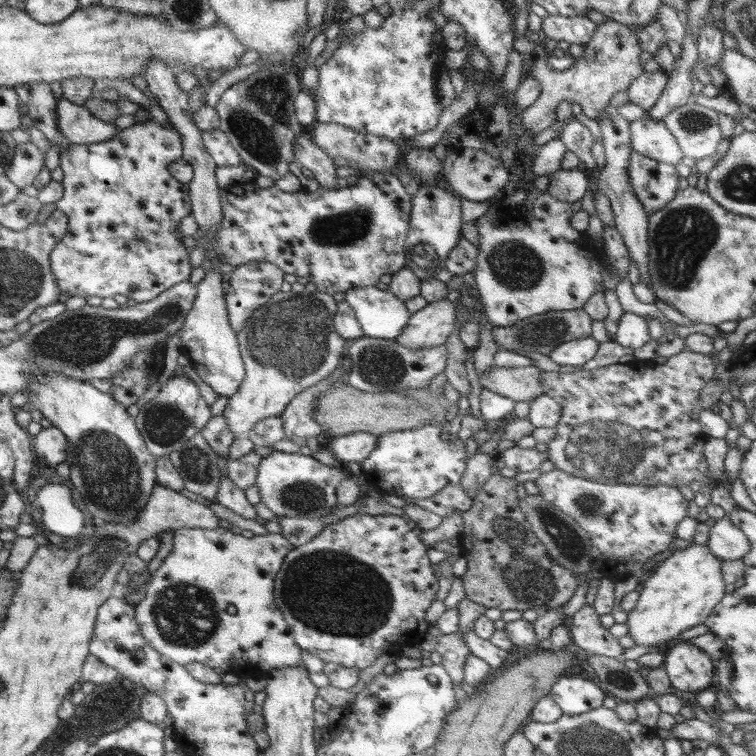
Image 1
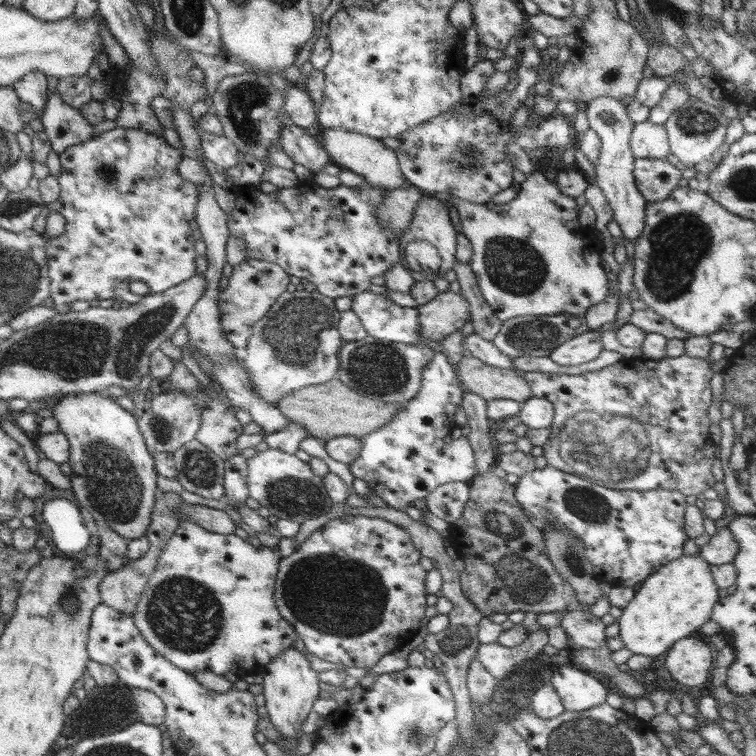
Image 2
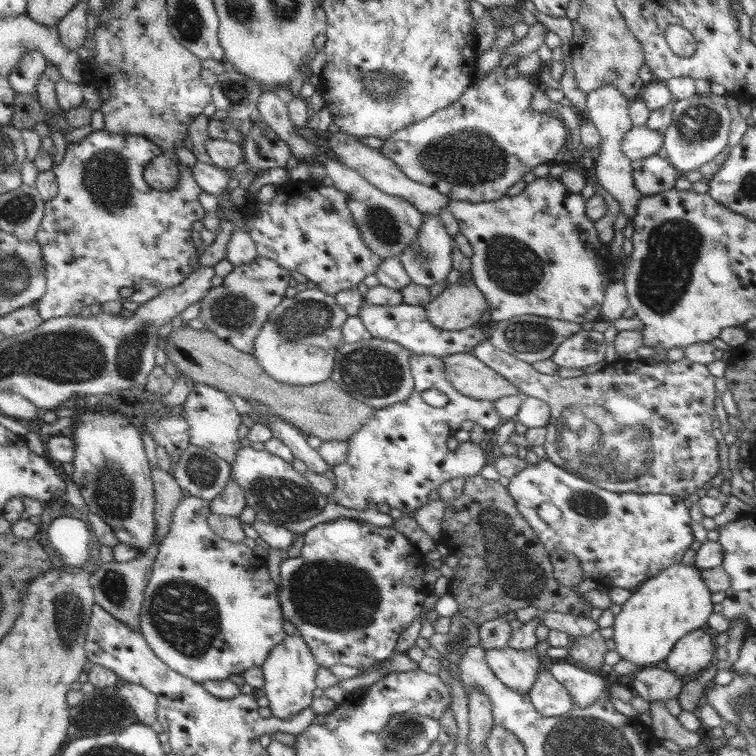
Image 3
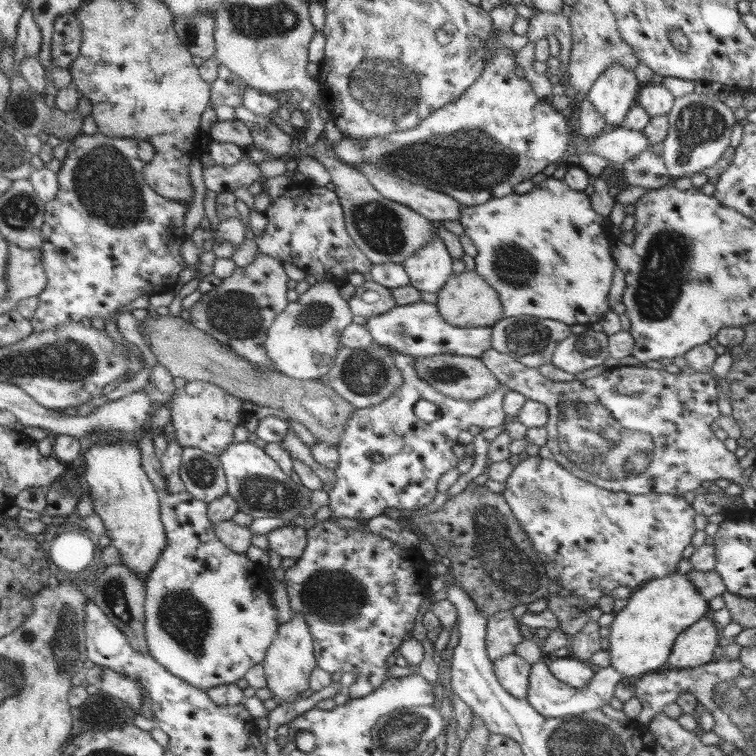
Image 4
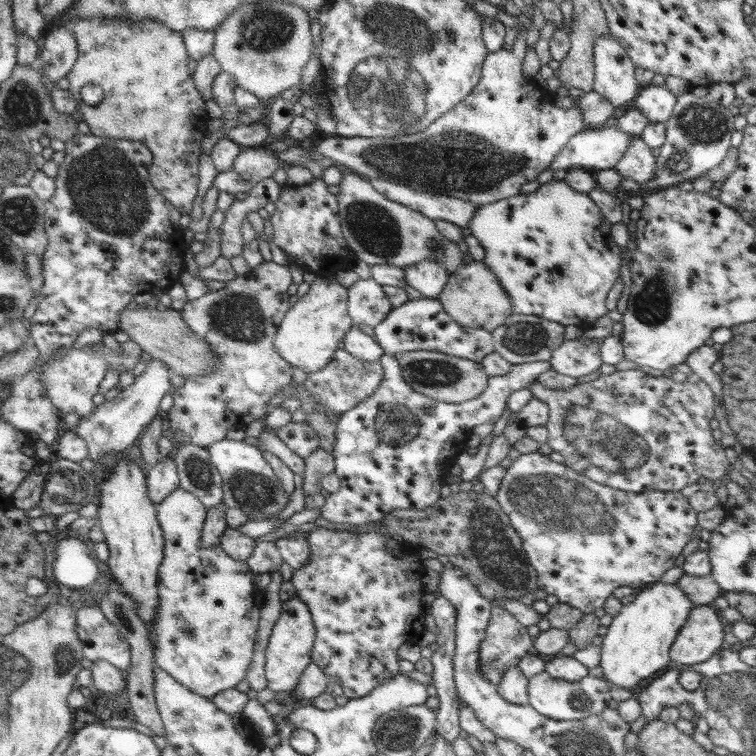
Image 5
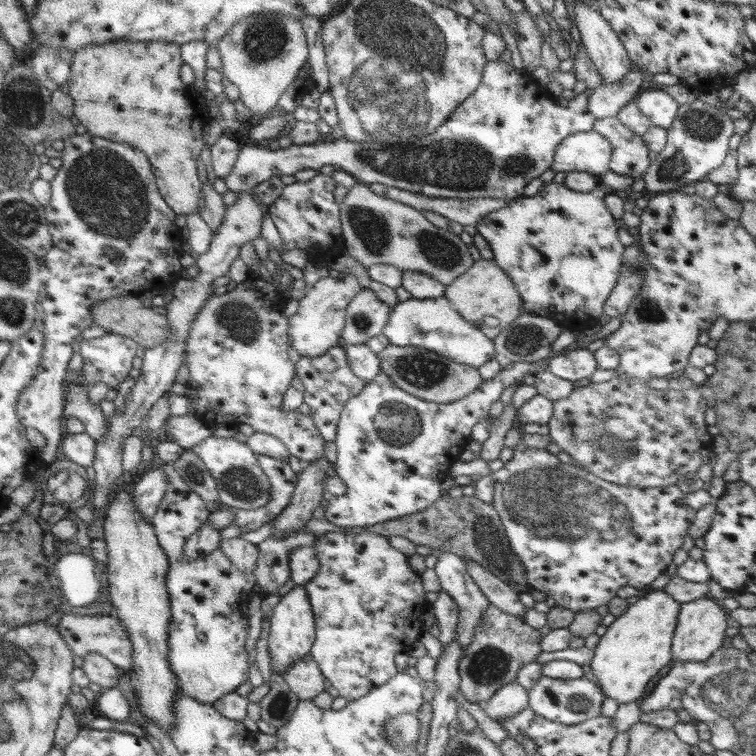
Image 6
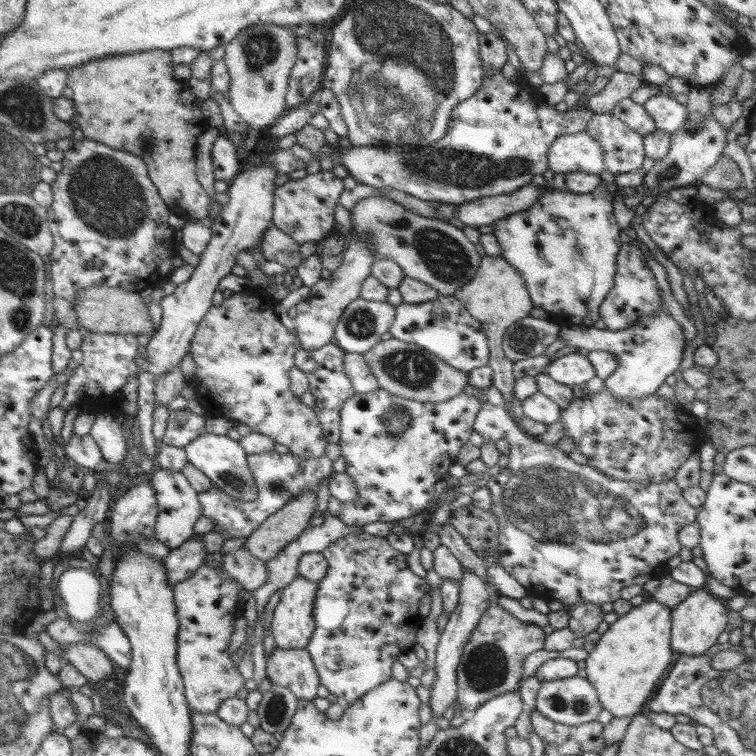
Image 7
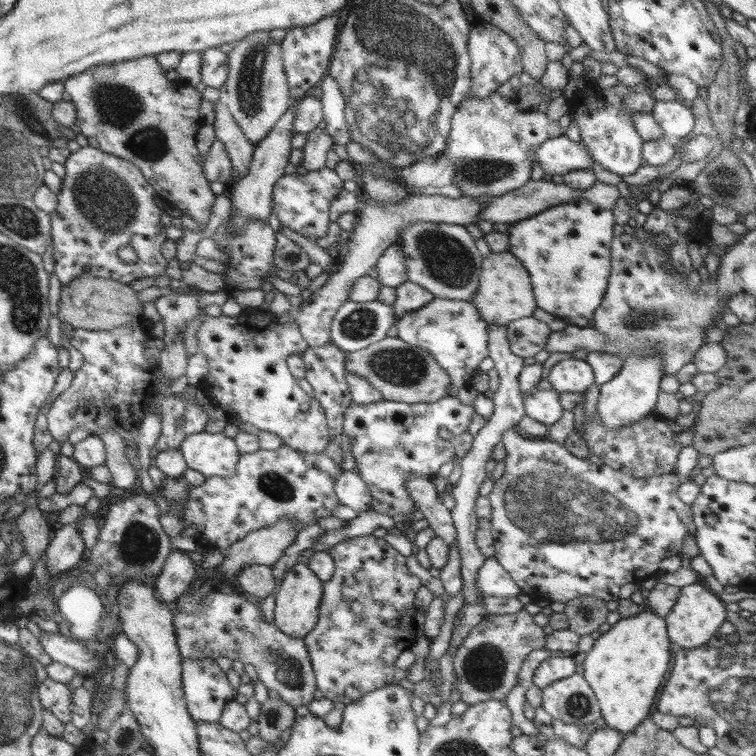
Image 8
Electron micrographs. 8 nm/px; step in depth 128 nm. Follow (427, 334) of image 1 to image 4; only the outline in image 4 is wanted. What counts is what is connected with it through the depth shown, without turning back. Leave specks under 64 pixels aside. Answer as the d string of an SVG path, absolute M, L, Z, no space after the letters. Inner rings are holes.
M463 271L452 273L446 284L437 292L438 302L436 307L440 315L458 328L468 327L494 327L503 318L501 296L498 291L482 278L476 271Z

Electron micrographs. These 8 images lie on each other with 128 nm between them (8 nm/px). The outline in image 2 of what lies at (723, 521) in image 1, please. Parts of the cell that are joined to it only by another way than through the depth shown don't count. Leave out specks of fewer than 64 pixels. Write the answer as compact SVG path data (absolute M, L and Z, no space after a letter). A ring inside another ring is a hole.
M726 527L718 528L709 542L699 549L699 554L710 565L720 566L732 563L736 551L738 551L738 542Z

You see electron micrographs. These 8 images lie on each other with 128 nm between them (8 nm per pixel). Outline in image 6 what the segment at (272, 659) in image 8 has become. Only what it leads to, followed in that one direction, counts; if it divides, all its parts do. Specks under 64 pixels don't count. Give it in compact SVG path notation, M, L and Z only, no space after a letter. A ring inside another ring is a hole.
M310 655L298 659L286 669L283 679L300 701L312 700L324 692L324 676Z

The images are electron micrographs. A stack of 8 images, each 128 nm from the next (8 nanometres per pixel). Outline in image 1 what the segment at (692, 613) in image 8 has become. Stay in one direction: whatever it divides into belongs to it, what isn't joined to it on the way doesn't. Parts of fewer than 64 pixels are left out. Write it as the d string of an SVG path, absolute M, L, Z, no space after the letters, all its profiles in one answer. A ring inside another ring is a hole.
M675 641L664 657L664 670L674 691L700 692L716 682L714 664L708 653L686 641Z

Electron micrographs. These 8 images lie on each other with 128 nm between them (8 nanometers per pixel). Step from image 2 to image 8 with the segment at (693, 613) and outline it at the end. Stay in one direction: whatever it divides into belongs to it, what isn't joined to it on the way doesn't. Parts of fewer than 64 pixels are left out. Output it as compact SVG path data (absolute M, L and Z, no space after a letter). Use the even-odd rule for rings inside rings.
M646 608L636 616L621 618L595 640L582 666L606 726L626 735L651 716L650 710L668 672L670 657L666 620Z

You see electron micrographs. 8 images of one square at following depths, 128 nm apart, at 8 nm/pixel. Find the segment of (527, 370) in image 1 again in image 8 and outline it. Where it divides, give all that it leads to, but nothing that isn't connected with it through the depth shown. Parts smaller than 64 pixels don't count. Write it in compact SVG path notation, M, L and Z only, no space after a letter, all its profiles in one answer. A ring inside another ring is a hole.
M386 336L363 350L346 354L344 365L347 372L362 378L370 387L378 390L384 400L408 404L432 403L448 395L449 377L432 356L397 337Z

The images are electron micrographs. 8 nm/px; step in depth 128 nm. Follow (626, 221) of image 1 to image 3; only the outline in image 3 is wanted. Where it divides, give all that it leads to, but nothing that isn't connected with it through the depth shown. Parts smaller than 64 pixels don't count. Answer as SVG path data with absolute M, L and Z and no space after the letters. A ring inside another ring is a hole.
M602 85L598 89L590 91L586 98L586 114L588 119L596 125L596 129L600 133L602 140L600 141L600 154L593 162L596 170L596 178L598 183L604 190L607 190L620 205L620 213L628 215L628 222L632 222L634 215L636 215L636 207L642 194L636 190L634 180L632 178L632 164L628 160L622 150L620 150L620 143L624 139L624 133L632 127L631 118L629 115L629 106L631 101L614 85Z

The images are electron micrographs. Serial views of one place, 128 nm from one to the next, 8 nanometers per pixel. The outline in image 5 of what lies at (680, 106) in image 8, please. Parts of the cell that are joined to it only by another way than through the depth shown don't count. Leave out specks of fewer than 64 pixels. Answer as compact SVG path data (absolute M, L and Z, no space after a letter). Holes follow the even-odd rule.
M650 84L639 89L630 107L638 110L652 123L665 123L673 114L677 98L664 84Z

